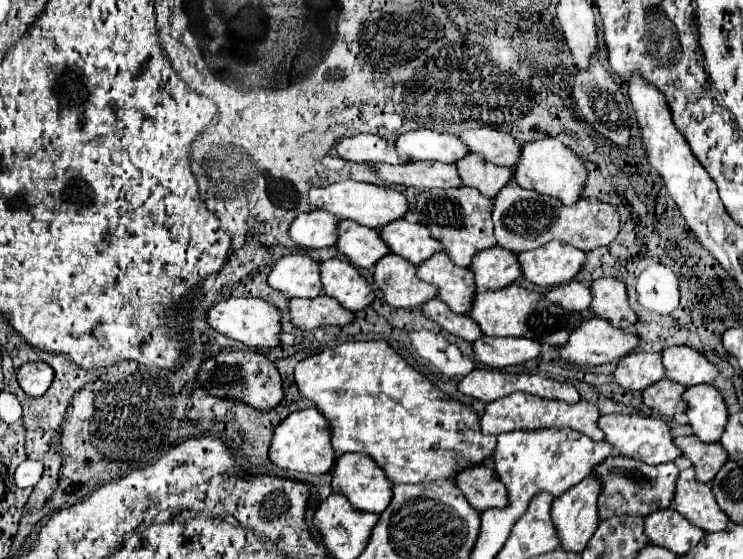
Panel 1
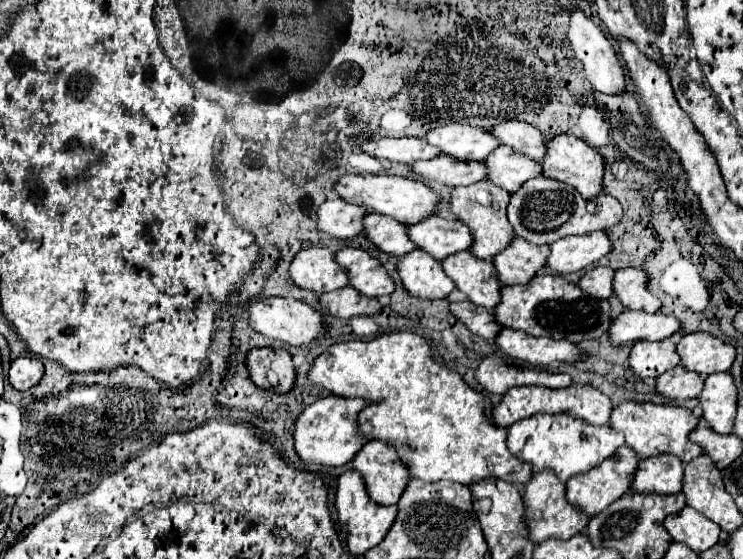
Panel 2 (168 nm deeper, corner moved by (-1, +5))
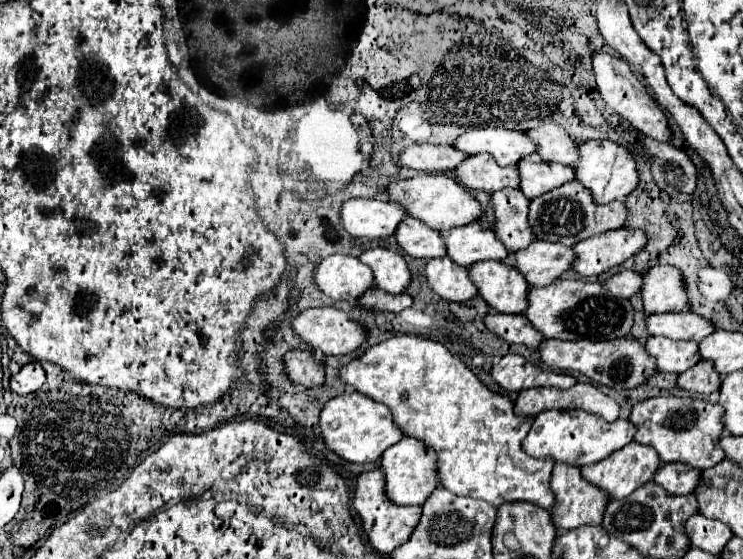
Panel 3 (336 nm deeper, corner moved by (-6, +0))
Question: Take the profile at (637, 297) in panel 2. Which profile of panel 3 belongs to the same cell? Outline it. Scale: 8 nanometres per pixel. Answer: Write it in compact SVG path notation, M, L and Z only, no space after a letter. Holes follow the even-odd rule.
M656 265L644 275L642 299L646 313L670 313L690 309L682 271L672 265Z

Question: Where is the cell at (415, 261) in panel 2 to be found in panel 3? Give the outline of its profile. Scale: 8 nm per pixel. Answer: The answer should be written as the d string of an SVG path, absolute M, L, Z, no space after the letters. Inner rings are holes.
M450 257L430 259L426 263L426 277L430 287L448 301L468 301L478 295L478 289L468 277L468 267L454 263Z

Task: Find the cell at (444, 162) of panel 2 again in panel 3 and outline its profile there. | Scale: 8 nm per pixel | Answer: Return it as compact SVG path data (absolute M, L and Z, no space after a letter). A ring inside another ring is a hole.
M480 153L468 157L456 167L456 177L468 189L482 189L488 193L504 187L518 189L518 167L500 167L492 155Z

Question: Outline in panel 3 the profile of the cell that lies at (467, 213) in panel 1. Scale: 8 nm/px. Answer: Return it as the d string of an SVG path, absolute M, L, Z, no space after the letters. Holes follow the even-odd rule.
M502 189L492 195L496 215L496 235L510 253L526 249L534 241L534 231L528 223L530 199L518 189Z

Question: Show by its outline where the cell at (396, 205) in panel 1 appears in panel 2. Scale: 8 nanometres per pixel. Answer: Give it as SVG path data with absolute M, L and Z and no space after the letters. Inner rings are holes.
M349 174L349 176L343 176L333 186L333 190L339 194L339 198L363 204L369 212L377 212L377 214L385 214L385 216L397 218L397 222L401 222L405 226L427 218L435 210L435 204L439 200L439 196L431 188L427 188L423 182L411 180L411 178L401 178L401 176Z

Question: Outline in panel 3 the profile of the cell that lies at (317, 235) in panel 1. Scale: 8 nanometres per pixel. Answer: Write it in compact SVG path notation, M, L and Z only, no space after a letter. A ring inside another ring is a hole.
M350 199L342 205L344 229L354 237L388 237L396 231L406 211L398 203L380 199Z

